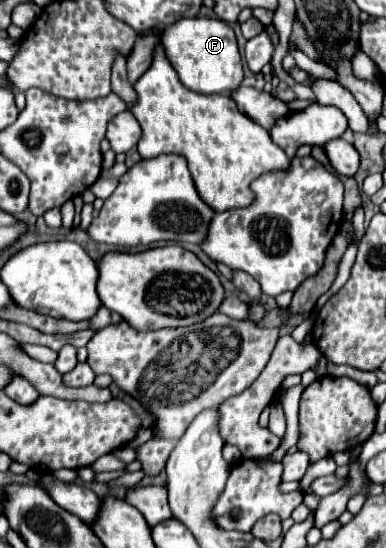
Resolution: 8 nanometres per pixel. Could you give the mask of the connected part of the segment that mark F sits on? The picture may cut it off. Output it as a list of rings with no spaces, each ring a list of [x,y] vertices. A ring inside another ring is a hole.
[[[180,18],[162,34],[166,58],[176,70],[180,82],[198,94],[230,94],[244,80],[244,66],[234,30],[220,18]]]

